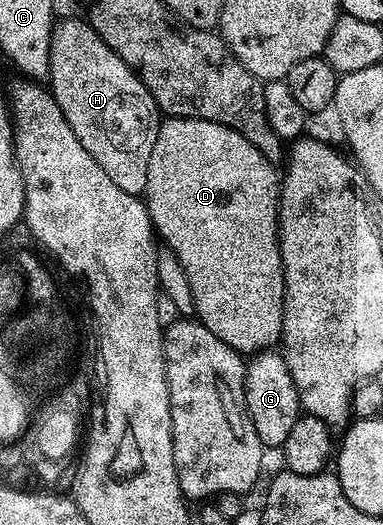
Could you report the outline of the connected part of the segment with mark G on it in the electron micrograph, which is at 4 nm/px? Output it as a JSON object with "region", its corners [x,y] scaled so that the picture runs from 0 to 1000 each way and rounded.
{"region":[[[674,669],[640,690],[632,745],[642,750],[642,781],[668,813],[668,829],[679,829],[679,844],[697,857],[723,857],[762,821],[762,806],[783,792],[778,747],[752,714],[734,670]]]}

